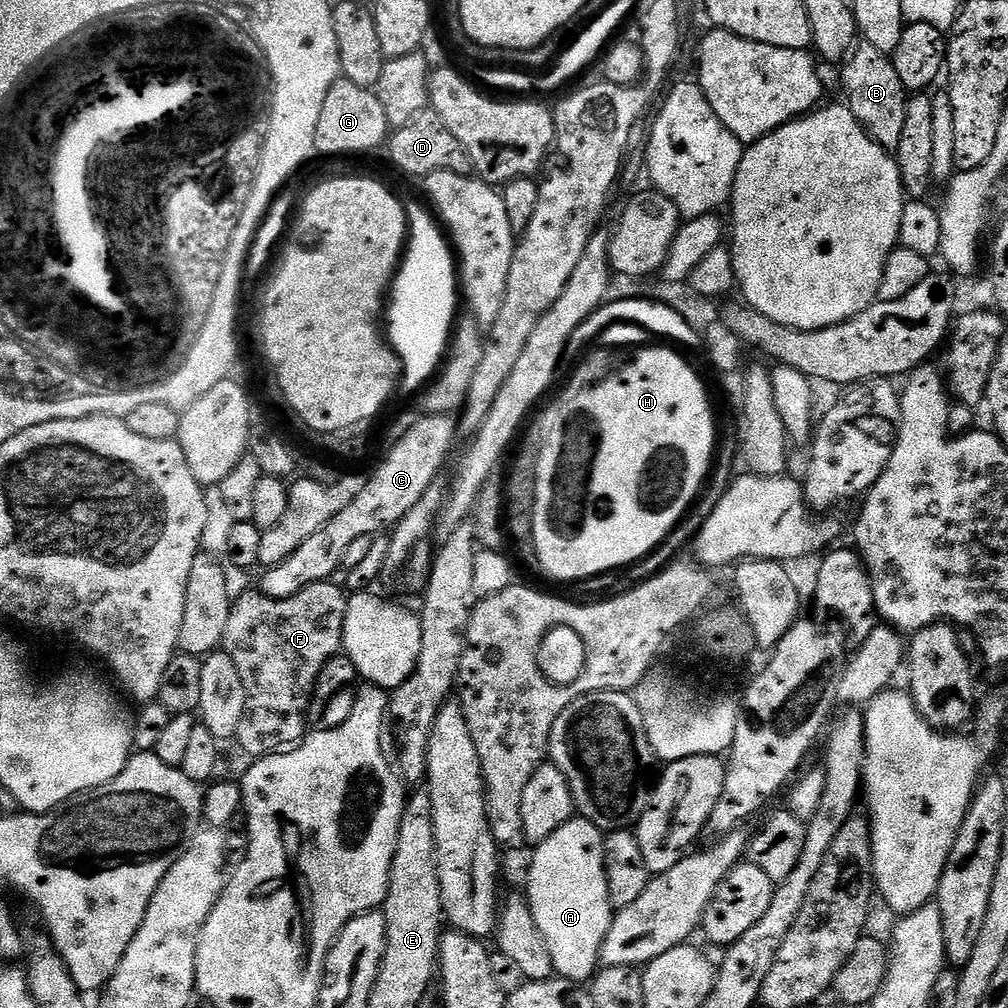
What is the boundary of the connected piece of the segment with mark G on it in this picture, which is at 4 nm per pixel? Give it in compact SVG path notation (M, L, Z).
M338 79L330 86L330 94L326 94L326 102L322 102L322 115L316 127L316 152L325 152L328 156L340 156L343 152L368 152L385 143L390 136L390 125L386 118L386 110L382 106L379 95L371 88L354 86L354 82Z

